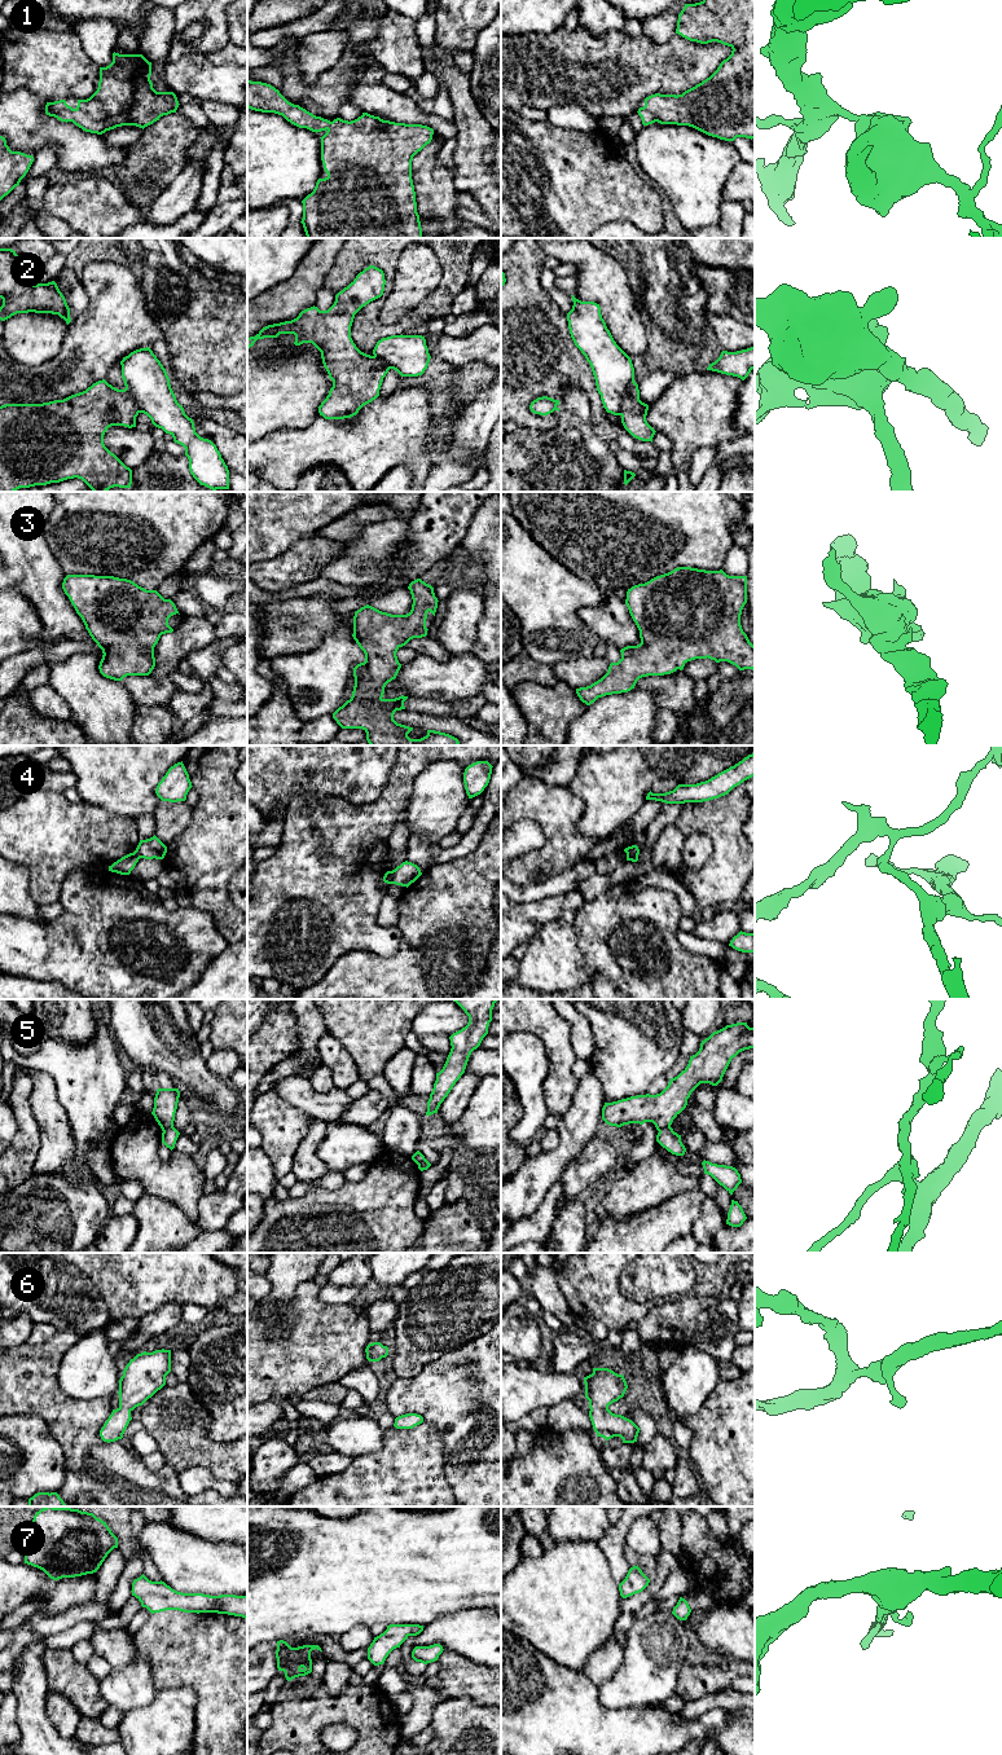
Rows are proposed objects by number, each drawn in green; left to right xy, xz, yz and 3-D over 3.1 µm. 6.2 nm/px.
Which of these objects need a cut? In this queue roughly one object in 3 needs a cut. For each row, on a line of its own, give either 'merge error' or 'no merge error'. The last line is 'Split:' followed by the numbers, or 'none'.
1: no merge error
2: merge error
3: no merge error
4: merge error
5: no merge error
6: no merge error
7: no merge error
Split: 2, 4

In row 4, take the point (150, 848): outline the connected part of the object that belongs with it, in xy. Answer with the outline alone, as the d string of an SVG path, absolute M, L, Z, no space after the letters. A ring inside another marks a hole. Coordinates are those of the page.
M154 835L150 839L140 840L135 853L139 858L163 859L167 853L167 846Z

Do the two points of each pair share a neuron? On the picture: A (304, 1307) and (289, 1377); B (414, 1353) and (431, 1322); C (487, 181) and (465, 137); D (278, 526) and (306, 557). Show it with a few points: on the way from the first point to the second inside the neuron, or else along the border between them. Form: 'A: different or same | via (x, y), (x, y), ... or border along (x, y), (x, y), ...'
A: same | via (304, 1324), (304, 1355), (299, 1360)
B: same | via (416, 1345), (425, 1329)
C: same | via (477, 171), (473, 148)
D: different | border along (315, 533), (297, 540), (281, 553), (268, 559)

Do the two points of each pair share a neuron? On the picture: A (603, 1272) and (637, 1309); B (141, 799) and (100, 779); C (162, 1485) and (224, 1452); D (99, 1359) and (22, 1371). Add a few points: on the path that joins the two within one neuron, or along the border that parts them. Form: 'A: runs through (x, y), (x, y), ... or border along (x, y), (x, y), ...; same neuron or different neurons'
A: runs through (603, 1284), (625, 1309); same neuron
B: runs through (131, 792), (118, 779), (110, 779); same neuron
C: border along (167, 1464), (179, 1473); different neurons
D: border along (79, 1340), (62, 1358), (57, 1373), (65, 1394); different neurons

